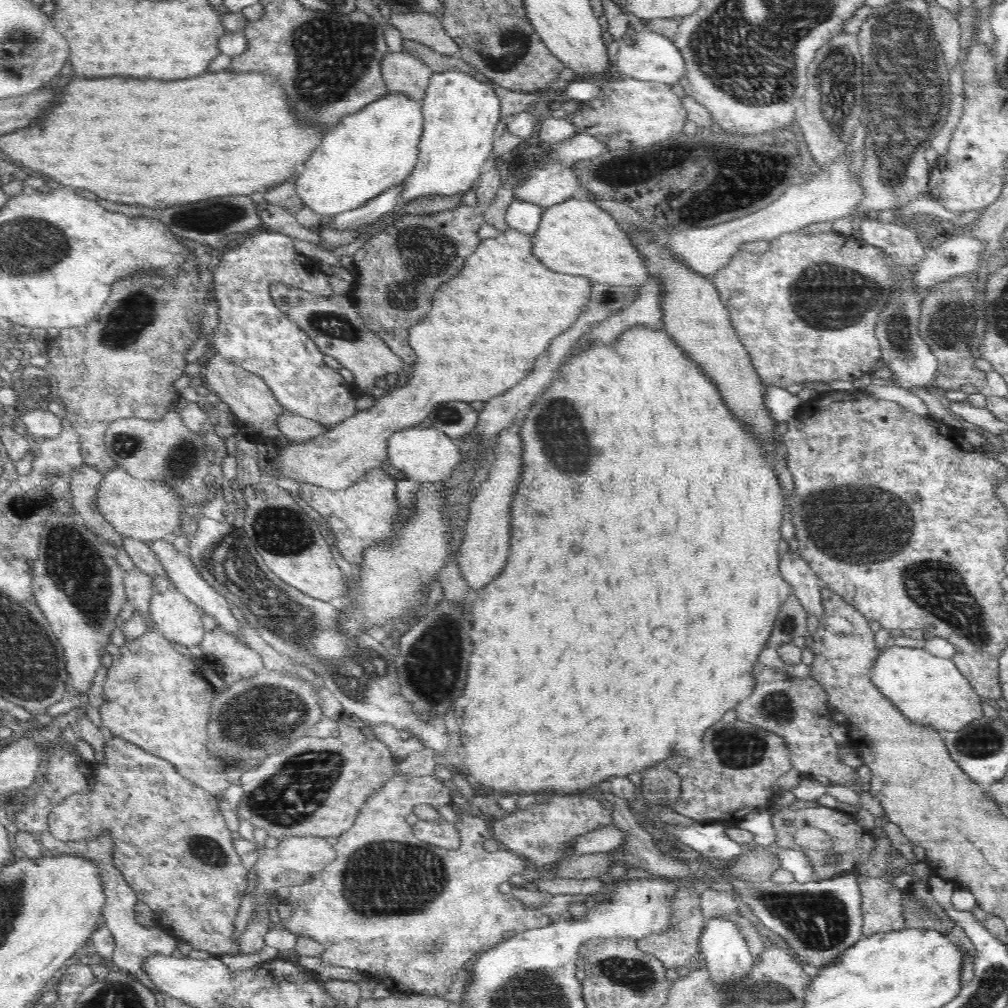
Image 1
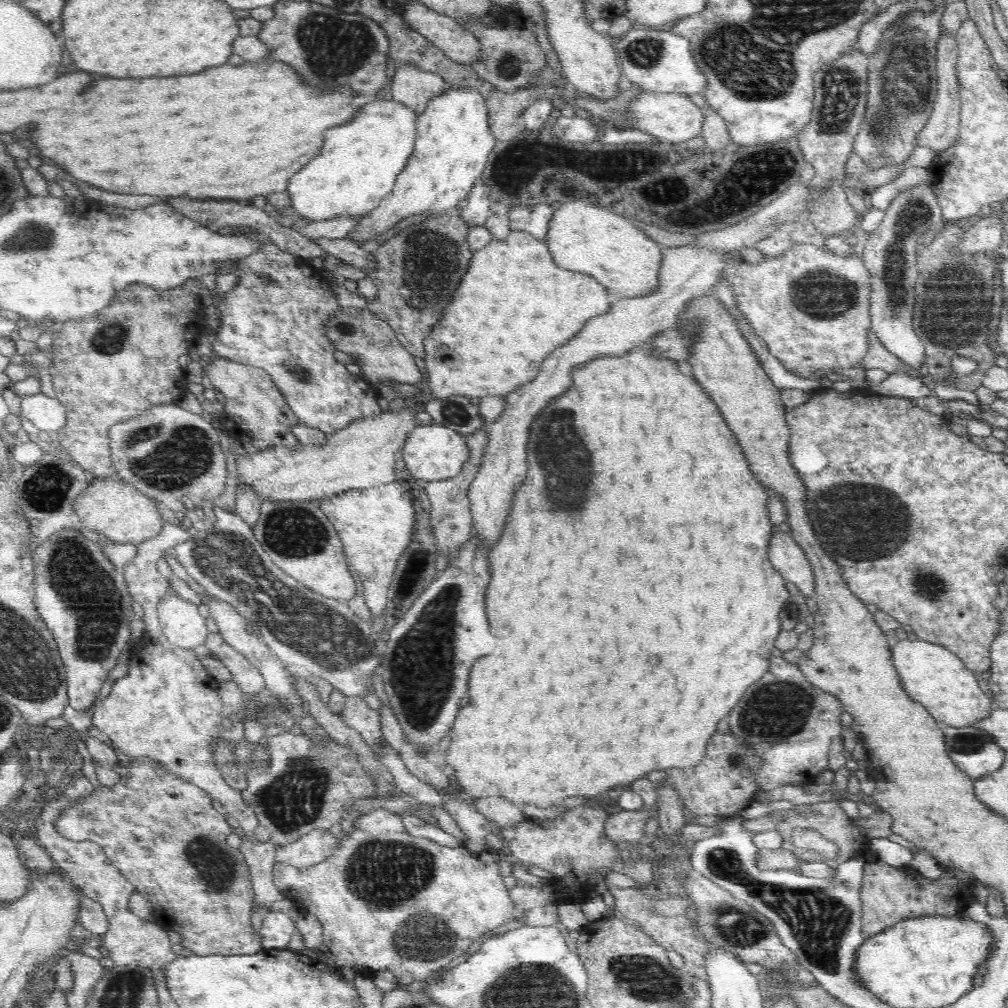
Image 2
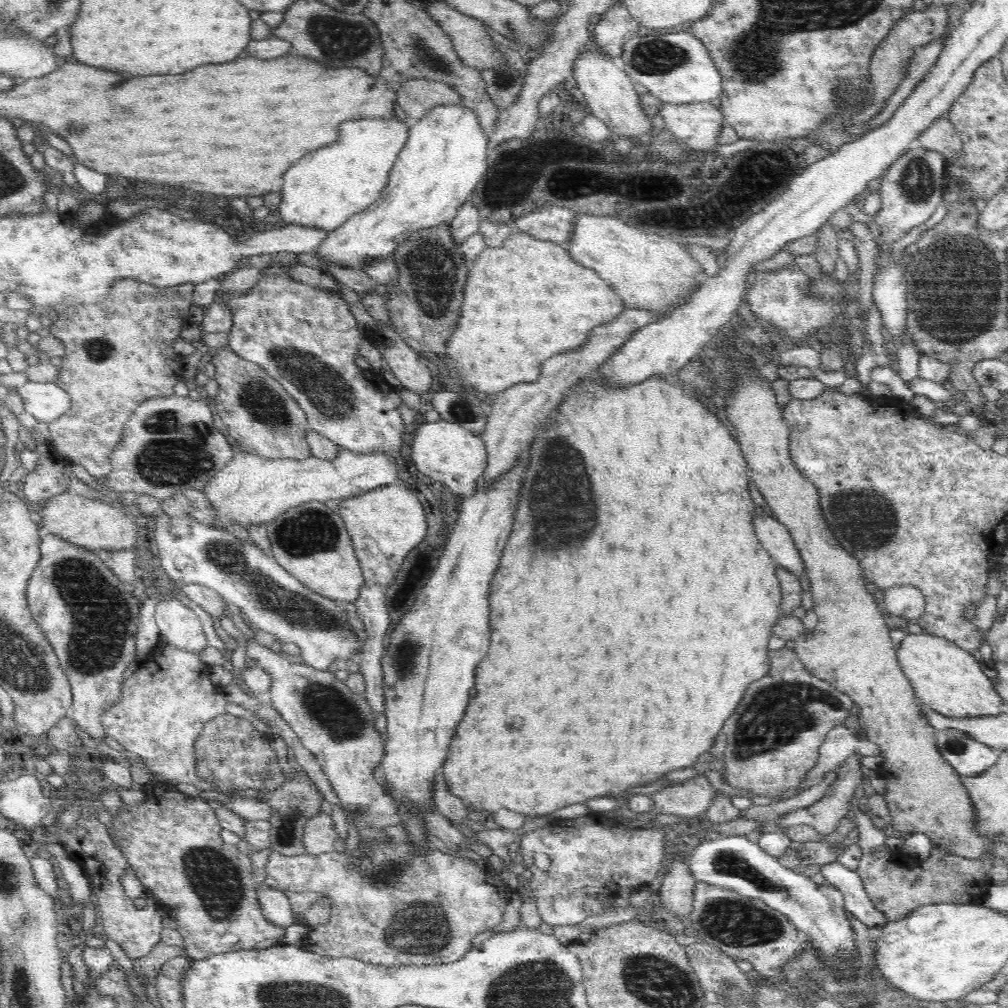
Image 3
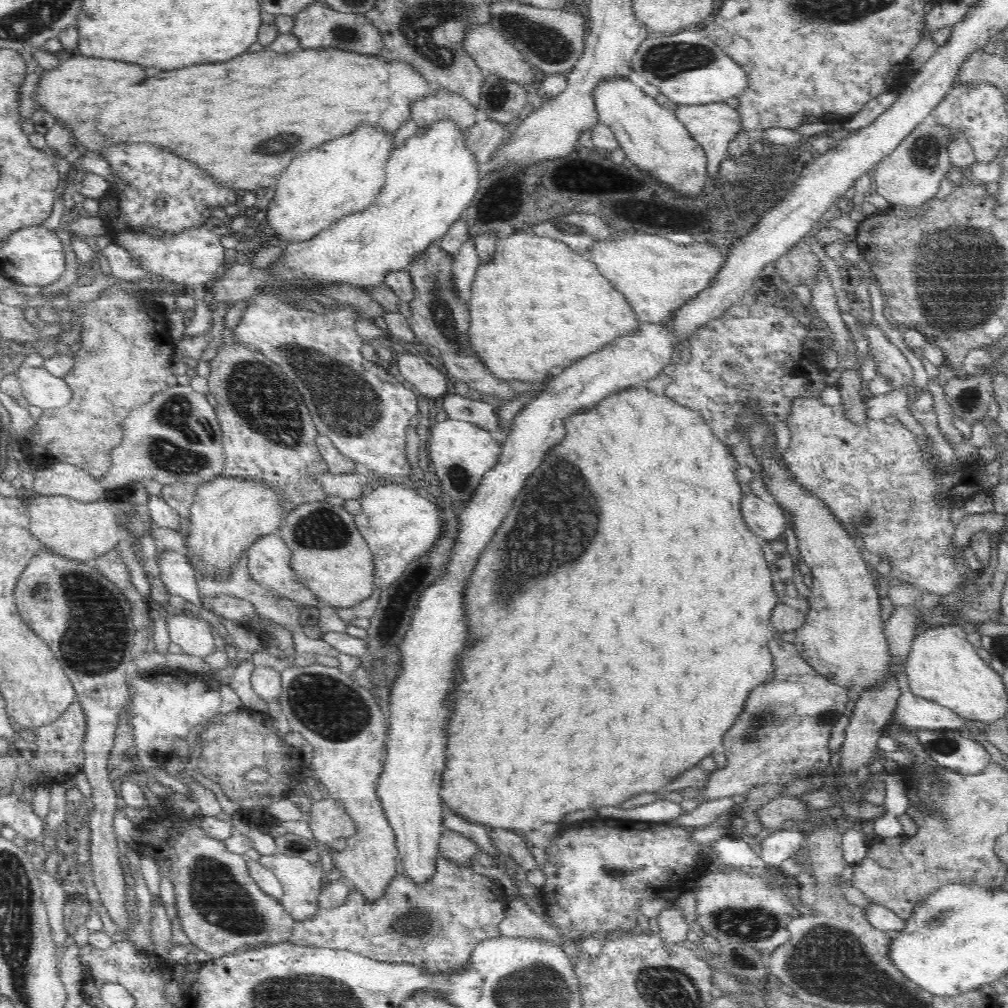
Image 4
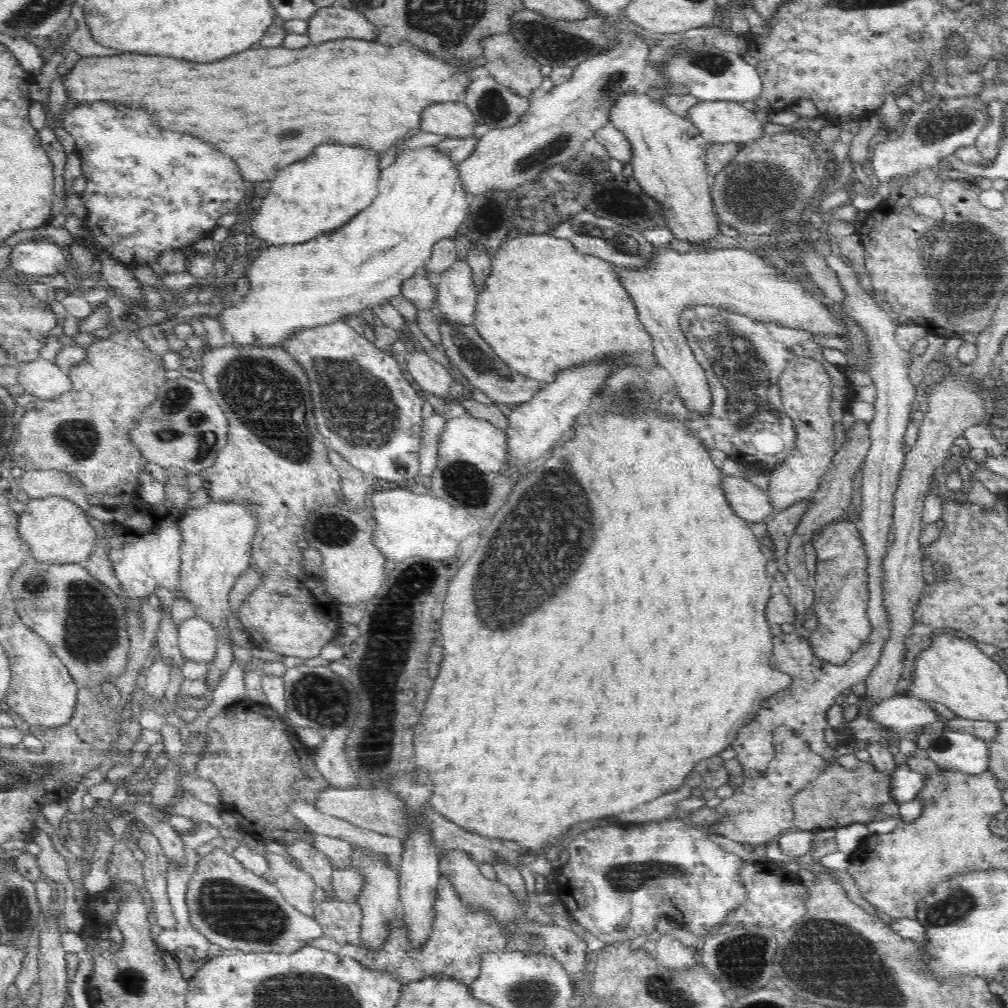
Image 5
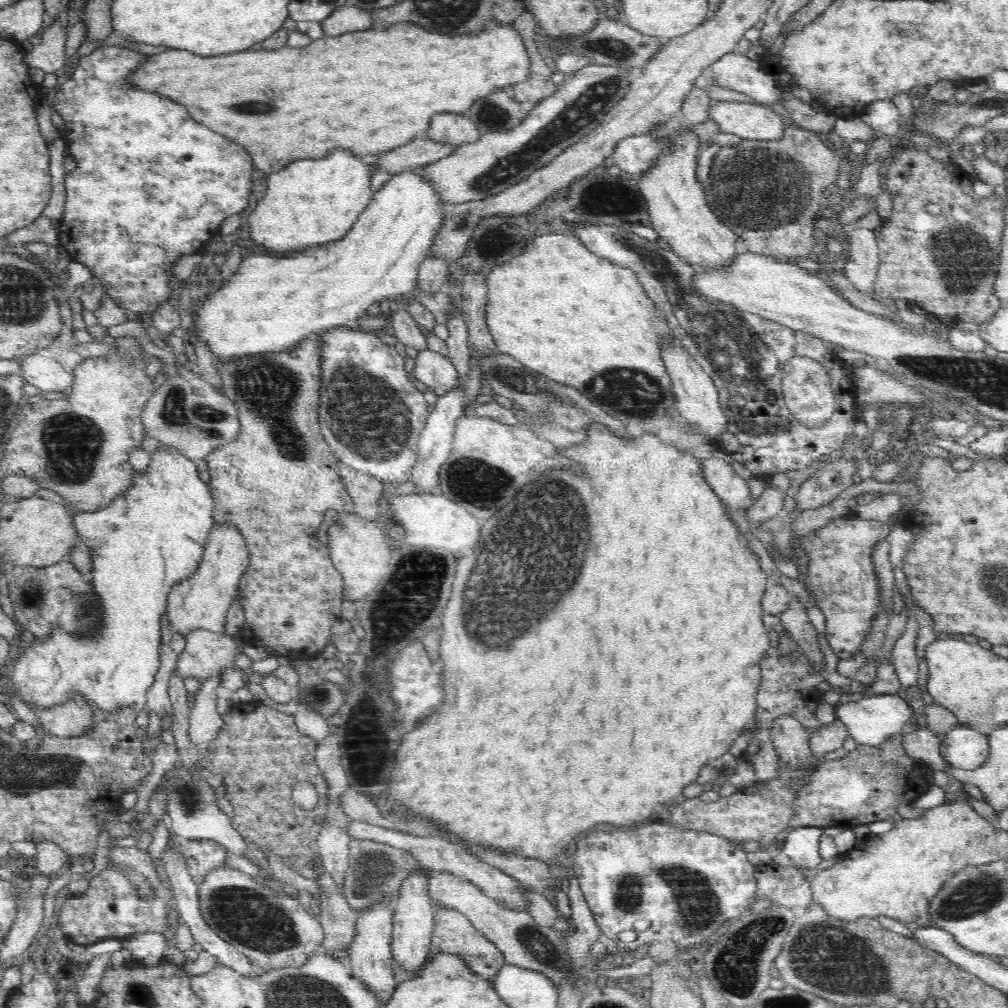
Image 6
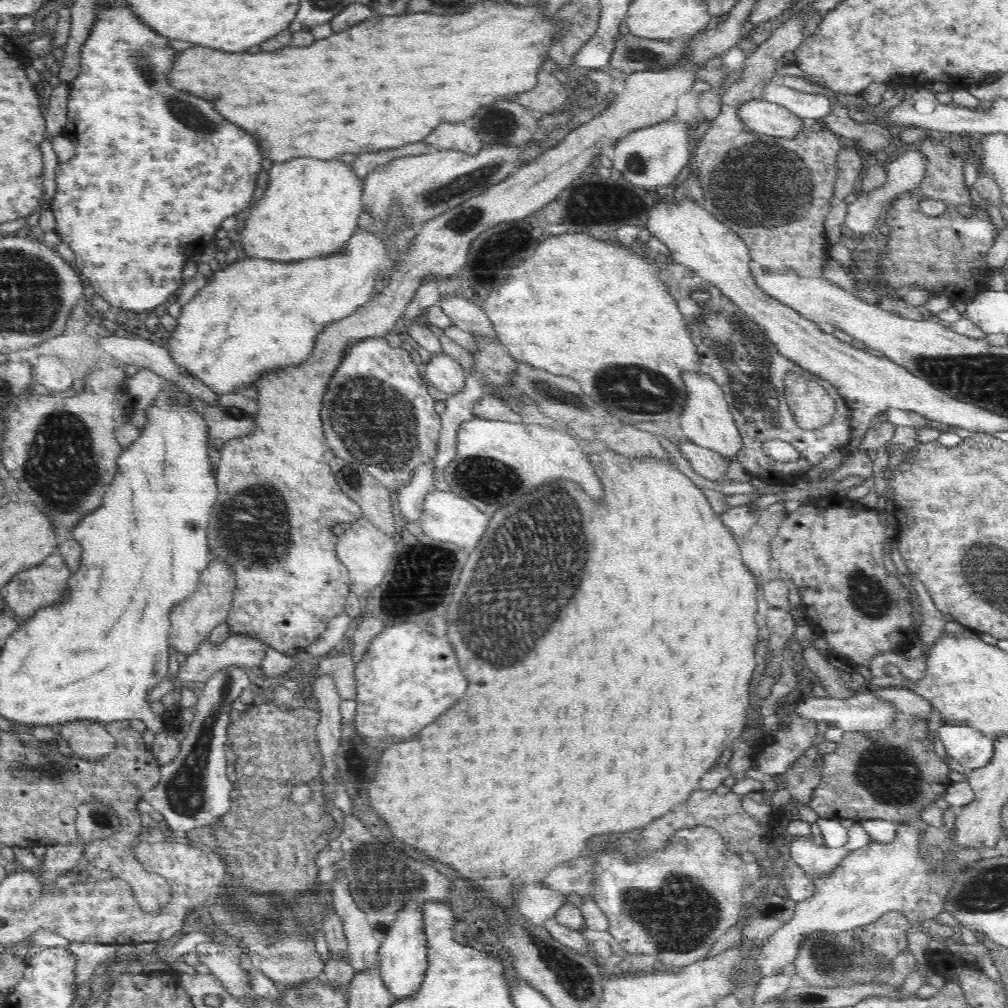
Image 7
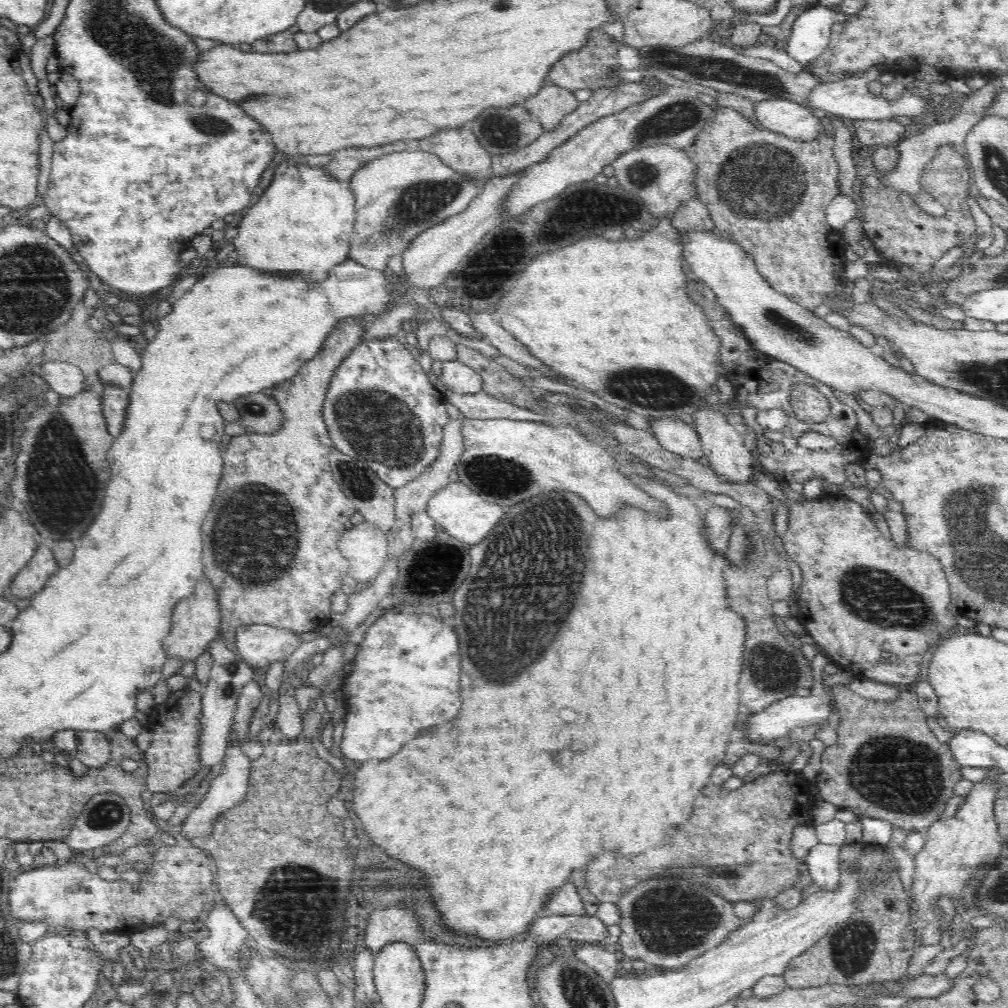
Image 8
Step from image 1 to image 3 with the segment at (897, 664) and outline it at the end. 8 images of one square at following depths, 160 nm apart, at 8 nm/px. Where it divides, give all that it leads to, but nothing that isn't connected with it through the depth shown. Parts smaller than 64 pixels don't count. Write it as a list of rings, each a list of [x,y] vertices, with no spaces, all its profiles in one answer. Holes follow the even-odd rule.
[[[924,632],[908,633],[896,649],[896,656],[902,672],[925,707],[950,718],[989,717],[1002,712],[1002,698],[998,696],[993,680],[984,675],[970,652],[950,640]]]

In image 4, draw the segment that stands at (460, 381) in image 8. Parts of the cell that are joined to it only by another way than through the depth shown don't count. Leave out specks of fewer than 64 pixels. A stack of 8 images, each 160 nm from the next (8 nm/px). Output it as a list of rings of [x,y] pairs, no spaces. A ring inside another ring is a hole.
[[[407,352],[407,354],[398,356],[398,359],[394,361],[400,375],[413,384],[422,395],[438,397],[450,392],[448,375],[443,369],[434,368],[424,357]]]

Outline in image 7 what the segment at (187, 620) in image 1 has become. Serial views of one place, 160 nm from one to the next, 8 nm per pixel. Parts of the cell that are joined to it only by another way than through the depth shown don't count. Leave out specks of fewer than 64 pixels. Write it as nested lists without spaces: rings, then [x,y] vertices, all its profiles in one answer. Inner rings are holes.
[[[240,633],[231,634],[221,645],[215,645],[210,642],[210,639],[204,639],[198,648],[192,651],[187,659],[180,664],[179,672],[176,675],[164,678],[162,682],[159,682],[148,692],[148,702],[151,704],[159,703],[167,692],[173,690],[176,682],[206,682],[214,672],[224,670],[224,668],[240,666],[253,672],[261,666],[266,649],[269,649],[269,646],[261,638]]]

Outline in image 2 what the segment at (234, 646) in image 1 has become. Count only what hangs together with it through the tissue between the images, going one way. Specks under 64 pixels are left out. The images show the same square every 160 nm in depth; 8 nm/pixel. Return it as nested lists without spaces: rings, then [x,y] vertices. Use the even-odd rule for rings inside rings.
[[[209,633],[206,639],[205,645],[210,649],[211,656],[213,658],[218,658],[222,661],[222,664],[228,668],[231,672],[231,677],[234,682],[239,686],[240,690],[243,692],[244,696],[255,695],[256,693],[264,690],[265,680],[262,673],[252,665],[246,656],[238,652],[235,648],[232,648],[220,633],[212,634]]]

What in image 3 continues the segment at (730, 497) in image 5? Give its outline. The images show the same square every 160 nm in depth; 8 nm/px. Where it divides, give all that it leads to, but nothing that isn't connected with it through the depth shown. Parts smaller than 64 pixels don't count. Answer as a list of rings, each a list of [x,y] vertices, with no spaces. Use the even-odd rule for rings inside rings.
[[[759,510],[752,520],[758,540],[778,566],[796,576],[805,575],[805,565],[789,530],[774,516]]]

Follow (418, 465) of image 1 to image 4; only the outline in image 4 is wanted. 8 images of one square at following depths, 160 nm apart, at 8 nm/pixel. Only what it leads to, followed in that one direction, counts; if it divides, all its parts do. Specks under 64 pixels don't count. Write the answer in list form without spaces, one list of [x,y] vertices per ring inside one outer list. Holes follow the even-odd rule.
[[[447,419],[431,425],[430,439],[427,449],[430,451],[430,467],[434,468],[442,492],[448,494],[456,504],[464,506],[473,495],[483,476],[496,466],[502,445],[496,441],[497,435],[464,422]]]

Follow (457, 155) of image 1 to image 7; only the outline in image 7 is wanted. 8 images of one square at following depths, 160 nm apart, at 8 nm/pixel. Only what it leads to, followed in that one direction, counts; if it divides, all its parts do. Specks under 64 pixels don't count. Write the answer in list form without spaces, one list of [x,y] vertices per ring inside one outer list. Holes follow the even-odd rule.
[[[400,203],[393,206],[393,209],[389,210],[387,214],[387,221],[378,226],[380,230],[380,236],[376,234],[368,233],[366,230],[358,228],[351,234],[350,239],[347,240],[343,248],[336,255],[330,255],[322,258],[311,258],[296,262],[285,263],[282,261],[257,259],[245,256],[242,261],[233,262],[231,265],[222,265],[220,270],[214,272],[214,274],[208,278],[208,282],[205,287],[201,288],[197,292],[196,296],[188,302],[188,304],[182,306],[182,315],[177,319],[177,328],[170,334],[168,340],[168,352],[171,354],[172,359],[178,366],[182,366],[187,372],[190,372],[192,376],[198,378],[210,387],[216,394],[228,394],[233,393],[238,388],[251,387],[253,382],[264,376],[264,372],[280,372],[282,368],[288,368],[288,366],[300,365],[304,360],[307,360],[308,356],[312,354],[313,346],[316,341],[316,336],[320,335],[330,324],[343,320],[348,316],[351,316],[354,312],[357,312],[362,306],[365,306],[370,302],[371,298],[376,295],[374,286],[378,282],[378,276],[383,274],[384,278],[387,278],[393,271],[395,264],[397,263],[397,257],[389,256],[388,251],[382,243],[382,236],[386,236],[394,241],[398,248],[398,255],[407,249],[409,240],[416,236],[417,228],[410,228],[404,225],[404,217],[400,215],[400,209],[396,209],[400,206]]]

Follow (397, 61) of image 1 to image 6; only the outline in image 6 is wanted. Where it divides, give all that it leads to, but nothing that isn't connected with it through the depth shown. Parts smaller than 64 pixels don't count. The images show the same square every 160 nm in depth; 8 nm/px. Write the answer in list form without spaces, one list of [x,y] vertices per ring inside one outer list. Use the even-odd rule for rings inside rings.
[[[440,113],[431,118],[424,136],[442,144],[465,145],[478,140],[480,135],[476,124],[468,117],[454,113]]]

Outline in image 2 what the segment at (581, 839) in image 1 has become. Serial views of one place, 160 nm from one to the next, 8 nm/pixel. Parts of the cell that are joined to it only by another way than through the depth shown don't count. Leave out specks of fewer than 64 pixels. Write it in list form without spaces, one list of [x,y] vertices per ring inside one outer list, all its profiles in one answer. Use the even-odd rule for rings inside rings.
[[[656,804],[650,809],[639,809],[638,811],[623,810],[611,814],[606,820],[603,834],[612,843],[638,843],[645,834],[646,823],[649,818],[657,818],[658,807]]]

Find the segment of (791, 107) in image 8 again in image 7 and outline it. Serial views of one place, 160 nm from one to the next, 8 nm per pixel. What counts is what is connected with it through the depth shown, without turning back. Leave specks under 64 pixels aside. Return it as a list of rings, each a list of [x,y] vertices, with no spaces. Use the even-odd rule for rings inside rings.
[[[754,99],[740,105],[737,115],[748,130],[758,134],[789,139],[804,130],[802,118],[764,99]]]

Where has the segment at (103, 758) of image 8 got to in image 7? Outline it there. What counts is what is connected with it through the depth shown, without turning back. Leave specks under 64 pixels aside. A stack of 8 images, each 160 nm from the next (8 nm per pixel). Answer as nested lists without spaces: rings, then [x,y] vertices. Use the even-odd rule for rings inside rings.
[[[77,720],[59,724],[63,736],[74,754],[83,759],[99,759],[117,748],[115,738],[98,721]]]

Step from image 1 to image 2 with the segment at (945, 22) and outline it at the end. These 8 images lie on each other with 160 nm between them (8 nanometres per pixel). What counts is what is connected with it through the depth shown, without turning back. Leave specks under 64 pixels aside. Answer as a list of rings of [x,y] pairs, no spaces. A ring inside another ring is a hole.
[[[940,33],[936,50],[936,75],[938,75],[938,95],[934,100],[934,110],[928,118],[928,124],[918,132],[919,146],[931,148],[936,153],[950,148],[958,138],[960,126],[960,94],[957,79],[956,64],[958,64],[959,50],[956,37]]]

